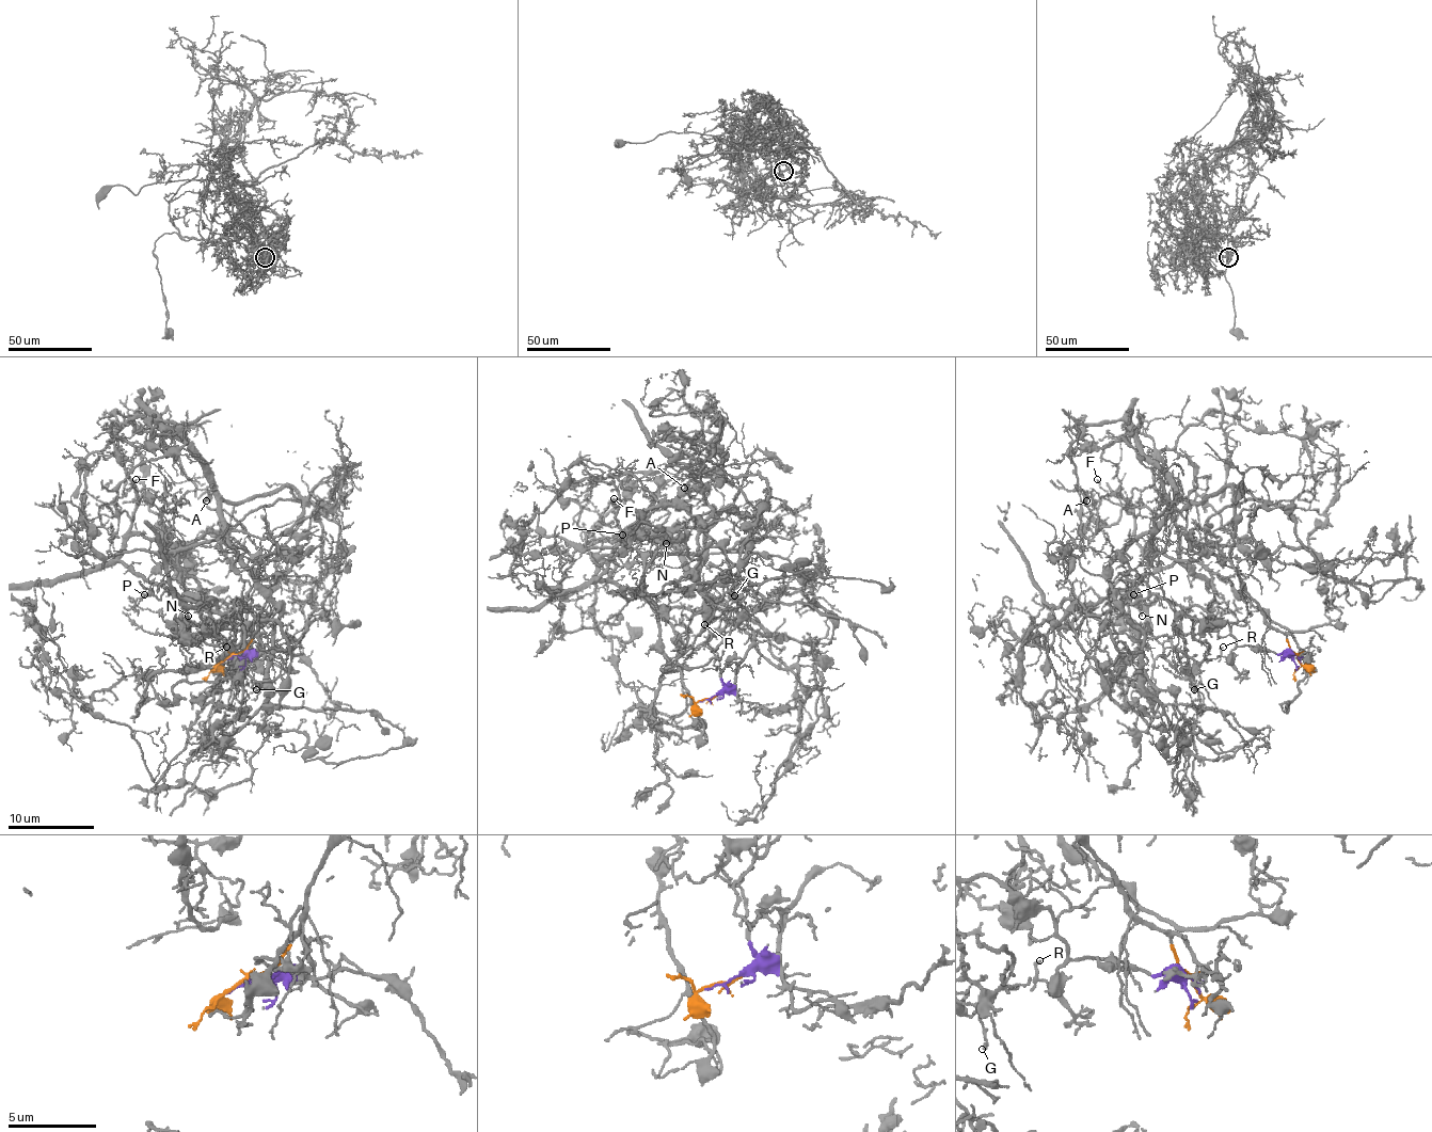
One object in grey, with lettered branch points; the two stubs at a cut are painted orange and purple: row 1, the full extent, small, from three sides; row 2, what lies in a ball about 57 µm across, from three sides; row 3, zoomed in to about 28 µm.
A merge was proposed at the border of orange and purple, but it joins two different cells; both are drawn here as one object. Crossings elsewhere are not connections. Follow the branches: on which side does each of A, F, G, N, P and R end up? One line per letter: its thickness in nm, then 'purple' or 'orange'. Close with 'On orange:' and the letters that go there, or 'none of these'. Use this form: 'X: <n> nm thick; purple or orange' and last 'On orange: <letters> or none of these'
A: 200 nm thick; purple
F: 130 nm thick; purple
G: 130 nm thick; purple
N: 130 nm thick; purple
P: 100 nm thick; purple
R: 130 nm thick; purple
On orange: none of these

